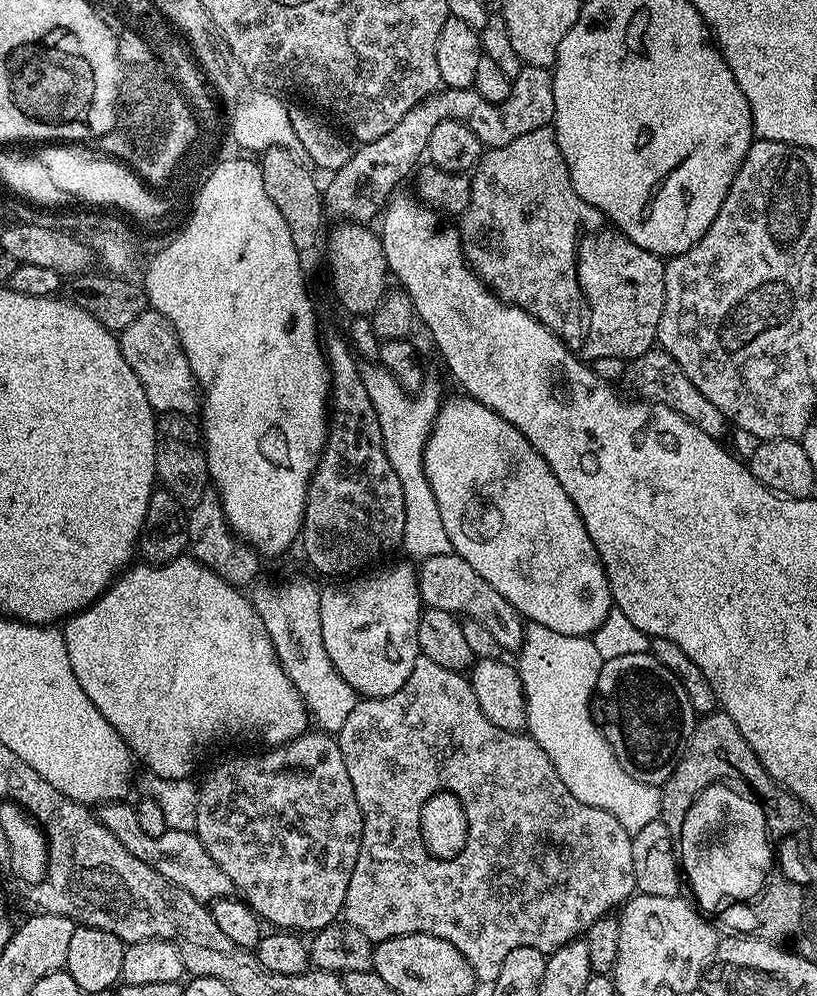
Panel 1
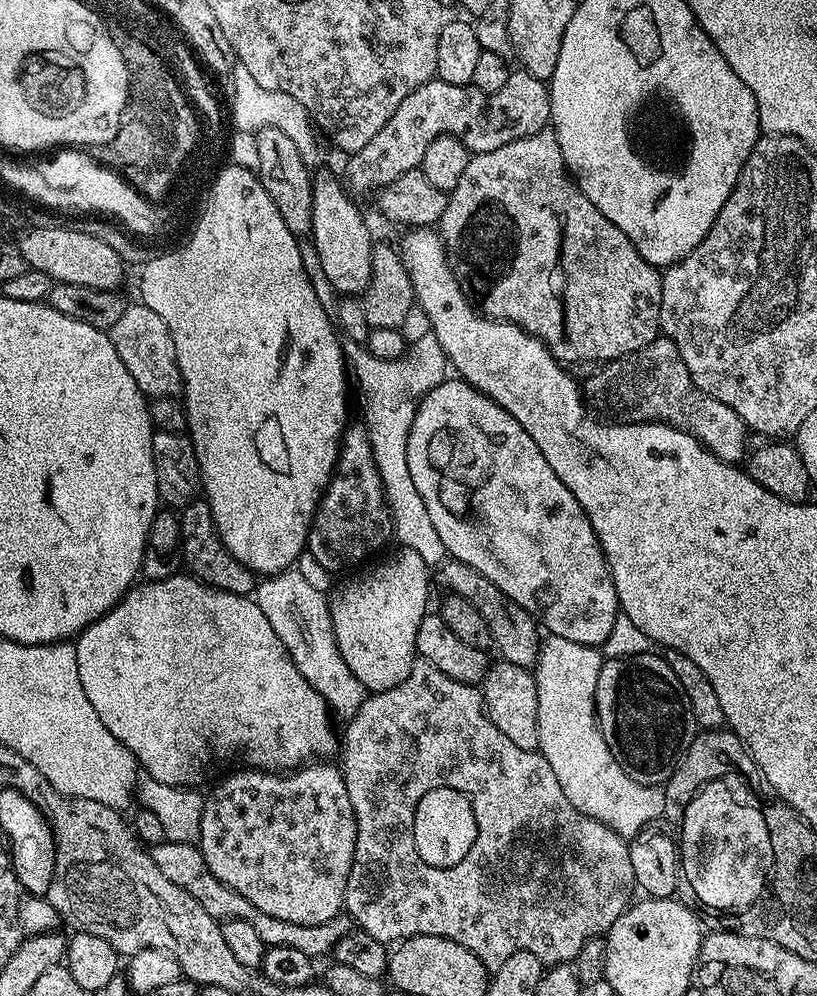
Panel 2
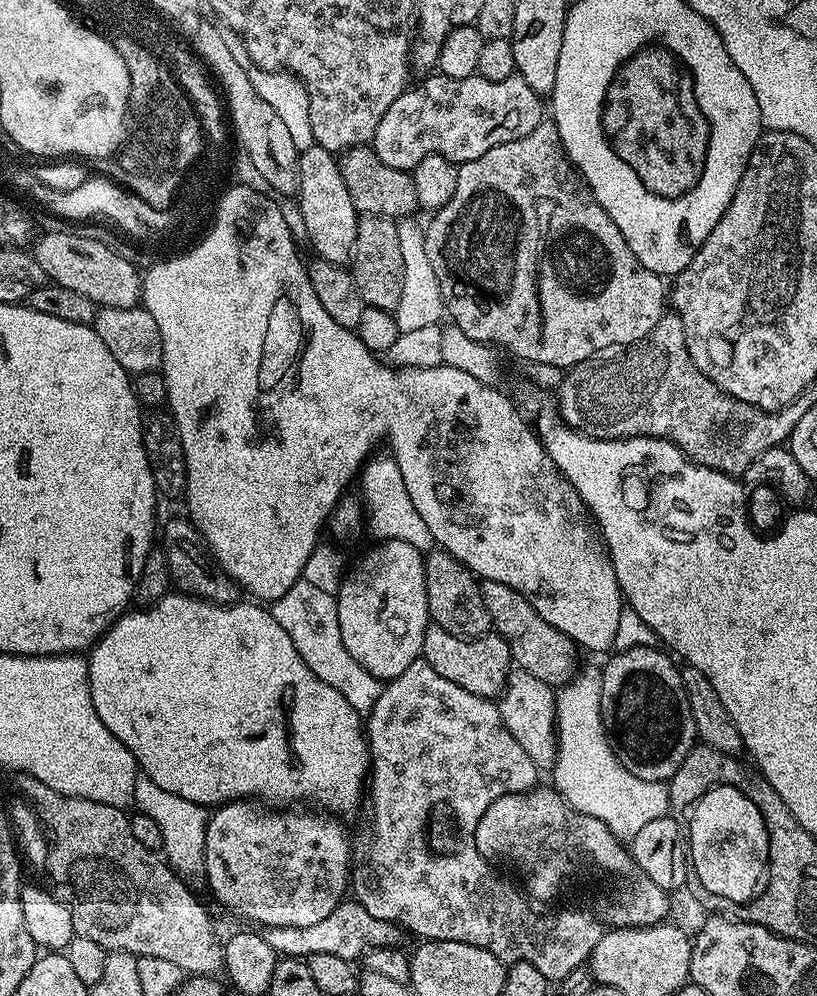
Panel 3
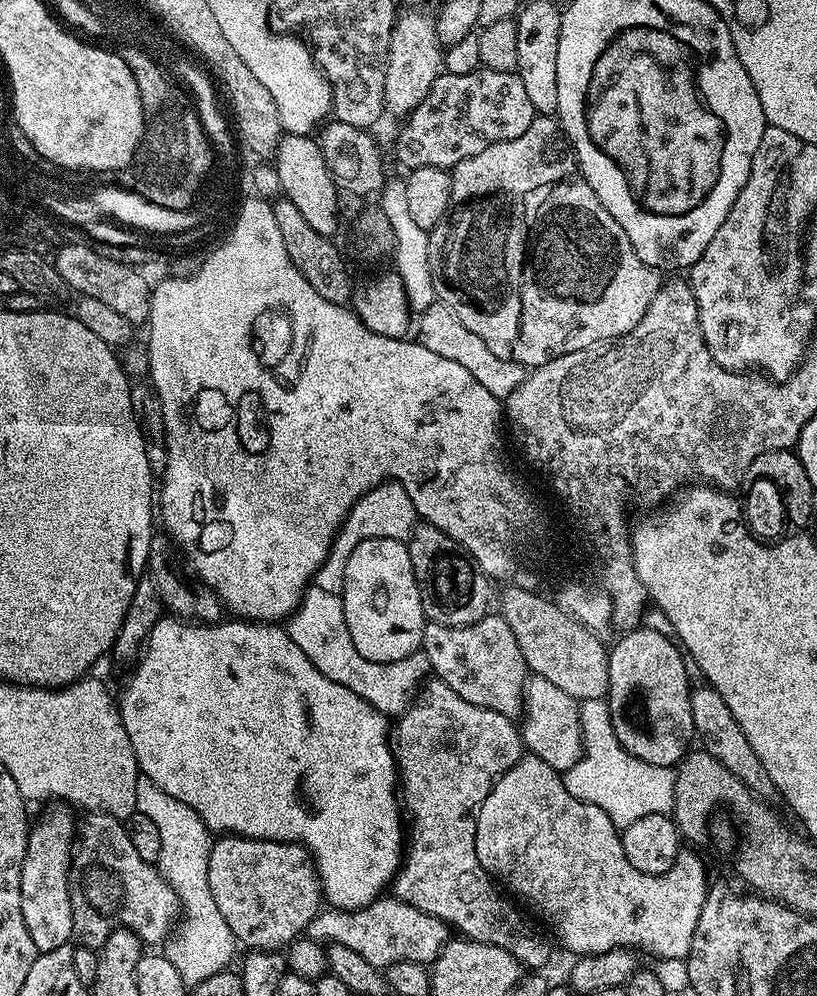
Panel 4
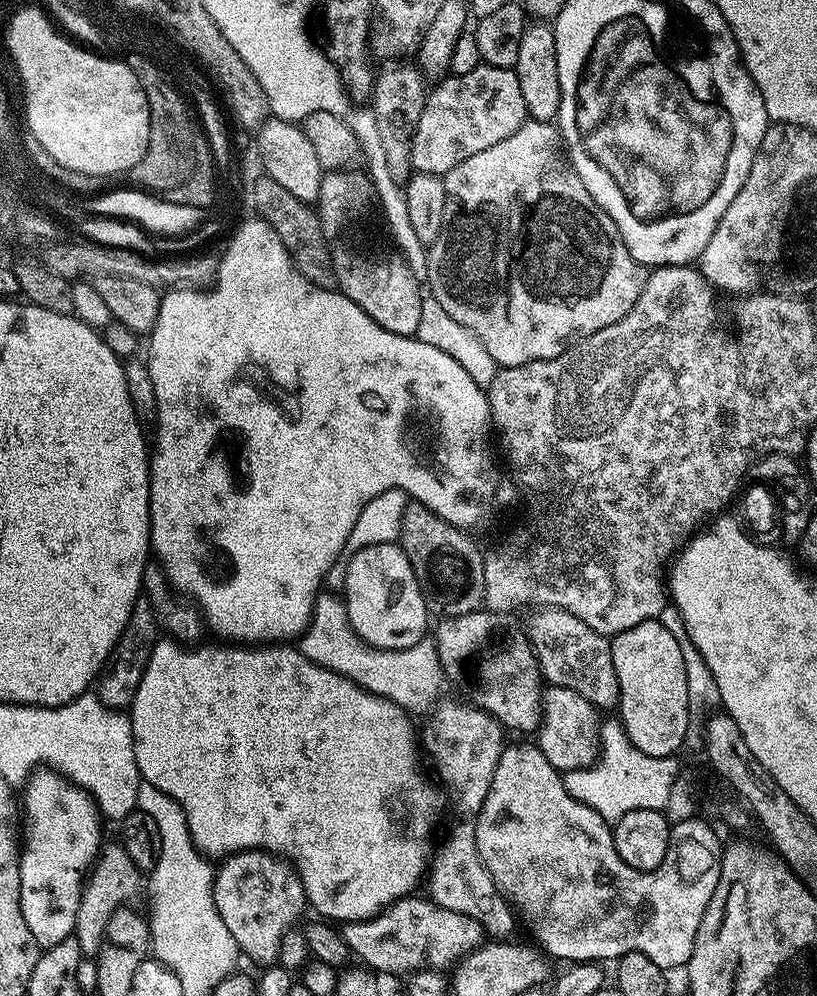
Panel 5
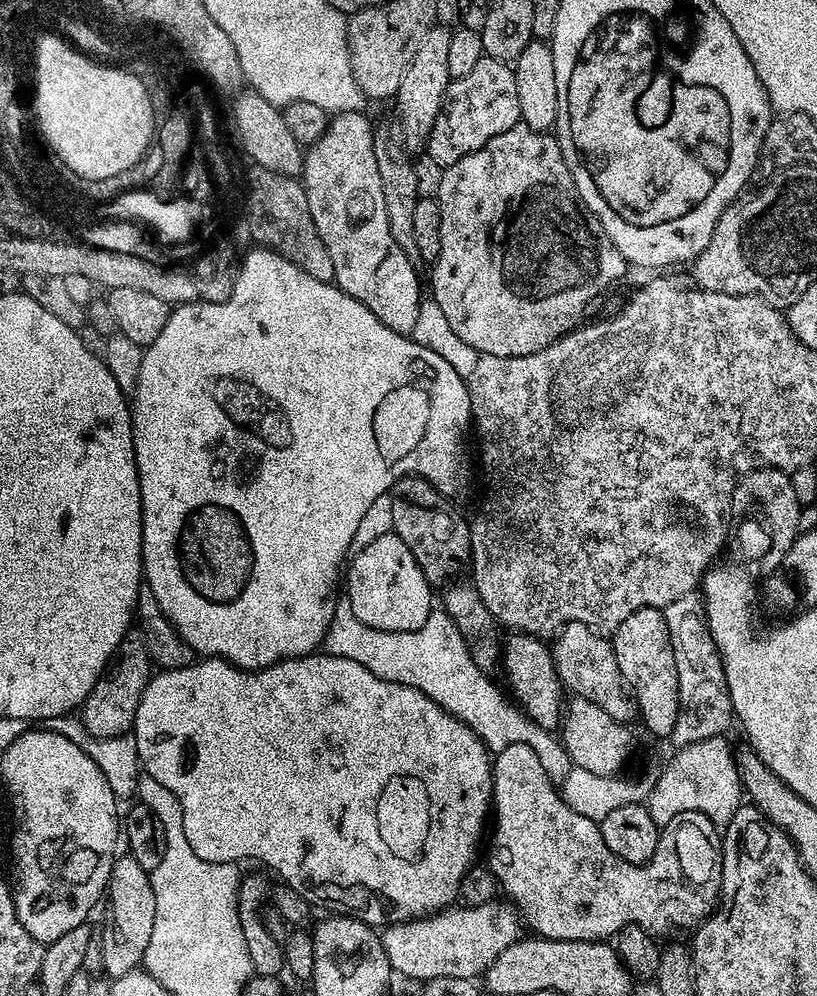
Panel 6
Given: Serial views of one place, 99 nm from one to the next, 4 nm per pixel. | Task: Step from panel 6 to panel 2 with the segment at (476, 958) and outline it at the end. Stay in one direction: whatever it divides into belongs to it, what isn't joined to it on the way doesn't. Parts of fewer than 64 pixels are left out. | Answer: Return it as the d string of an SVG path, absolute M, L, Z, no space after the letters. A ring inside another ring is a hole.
M165 840L163 844L151 845L150 851L154 858L154 866L158 866L158 870L162 870L162 874L166 874L170 882L174 882L174 886L182 886L182 890L186 890L186 894L190 894L190 898L194 898L194 902L198 902L198 906L202 906L202 910L210 914L210 918L221 922L226 920L247 922L248 925L254 926L258 938L262 938L262 942L268 948L291 946L294 950L302 950L302 954L319 958L327 952L329 955L337 942L347 932L353 931L354 925L351 919L344 914L330 918L330 922L322 922L318 926L302 926L298 922L286 922L282 918L270 918L270 914L262 914L262 910L258 910L258 906L253 906L247 898L242 898L238 890L230 890L226 882L220 882L218 878L214 878L214 874L210 874L206 858L196 844Z

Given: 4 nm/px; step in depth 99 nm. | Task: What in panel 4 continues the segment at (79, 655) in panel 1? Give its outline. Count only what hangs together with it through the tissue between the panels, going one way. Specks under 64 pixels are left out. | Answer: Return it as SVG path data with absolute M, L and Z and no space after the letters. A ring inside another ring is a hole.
M171 614L165 615L148 636L146 651L131 672L132 677L129 678L124 693L118 696L120 717L126 726L136 765L140 767L143 776L158 786L158 790L166 790L170 798L186 802L186 806L190 806L190 810L202 818L209 833L303 844L312 853L312 863L315 864L320 879L323 899L333 908L365 908L367 904L381 899L383 892L380 891L387 889L396 878L406 847L406 820L402 815L402 800L397 792L398 773L394 748L390 743L390 720L385 713L370 706L370 702L358 698L354 690L346 690L346 686L330 682L330 678L319 672L310 658L306 658L306 654L294 646L294 638L290 638L287 627L276 622L224 618L215 624L197 624Z

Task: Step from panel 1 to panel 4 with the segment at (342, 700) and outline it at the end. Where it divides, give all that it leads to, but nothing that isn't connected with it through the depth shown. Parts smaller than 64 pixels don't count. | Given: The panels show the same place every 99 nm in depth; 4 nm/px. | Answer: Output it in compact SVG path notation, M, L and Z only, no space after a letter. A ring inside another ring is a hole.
M315 586L305 588L300 605L287 617L286 627L290 638L294 638L294 646L298 646L298 650L302 650L302 654L306 654L306 658L310 658L313 666L326 674L330 682L338 682L338 686L354 690L358 698L370 702L370 706L385 714L403 712L412 703L422 681L430 672L423 651L410 654L398 662L385 664L362 658L362 654L354 650L354 642L346 626L343 599L329 594L327 590L318 590Z

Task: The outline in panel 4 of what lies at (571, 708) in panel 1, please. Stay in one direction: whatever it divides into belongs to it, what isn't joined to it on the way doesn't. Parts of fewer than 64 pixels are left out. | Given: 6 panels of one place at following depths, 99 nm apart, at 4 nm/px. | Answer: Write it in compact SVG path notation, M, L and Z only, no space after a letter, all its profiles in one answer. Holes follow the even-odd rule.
M607 699L585 700L580 704L580 760L563 773L566 790L598 810L606 810L613 829L623 830L630 822L638 822L646 814L668 814L675 806L676 768L654 766L634 758L618 742L612 725Z

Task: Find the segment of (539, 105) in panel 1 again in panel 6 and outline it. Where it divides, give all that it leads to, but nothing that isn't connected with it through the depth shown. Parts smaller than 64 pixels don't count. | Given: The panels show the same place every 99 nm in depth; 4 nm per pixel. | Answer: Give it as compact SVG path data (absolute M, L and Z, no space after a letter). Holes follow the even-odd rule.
M484 55L475 64L474 70L470 70L470 74L449 80L440 112L426 141L428 156L437 164L437 169L446 169L458 162L458 158L466 158L466 154L486 146L490 138L506 134L506 130L519 123L521 118L515 71L505 61Z

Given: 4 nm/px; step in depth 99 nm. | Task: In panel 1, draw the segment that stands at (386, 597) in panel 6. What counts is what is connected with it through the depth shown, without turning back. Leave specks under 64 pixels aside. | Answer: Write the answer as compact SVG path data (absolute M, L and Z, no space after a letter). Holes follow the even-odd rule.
M408 564L379 568L347 582L329 583L332 585L320 593L326 654L330 654L330 662L334 662L338 674L364 698L394 694L410 678L414 662L421 659L418 622L422 605L417 569Z

